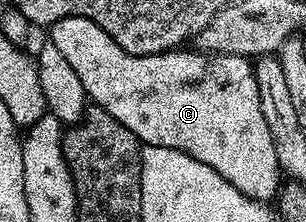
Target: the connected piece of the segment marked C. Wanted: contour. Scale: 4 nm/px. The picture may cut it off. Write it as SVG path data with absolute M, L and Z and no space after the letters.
M78 16L59 18L57 25L50 27L48 32L48 43L56 46L63 54L63 58L67 58L71 70L75 70L75 74L79 74L79 82L83 82L83 90L85 91L86 97L90 101L97 103L103 110L107 110L107 114L111 114L111 118L123 122L123 126L127 126L127 130L131 130L131 134L135 134L142 145L163 146L164 148L179 150L183 154L187 154L191 158L195 158L199 162L211 166L211 170L215 170L220 176L227 178L227 182L231 182L231 186L235 186L235 190L247 194L247 198L251 198L252 200L269 202L276 197L283 183L283 173L279 162L275 158L275 142L271 142L271 130L267 130L267 118L263 118L263 106L259 106L259 86L255 82L253 64L246 57L208 56L200 50L192 50L193 52L170 50L167 52L156 52L150 56L127 54L119 46L119 42L115 42L115 38L111 38L111 34L107 34L107 30L95 26L95 22L91 22L91 18L79 18Z

